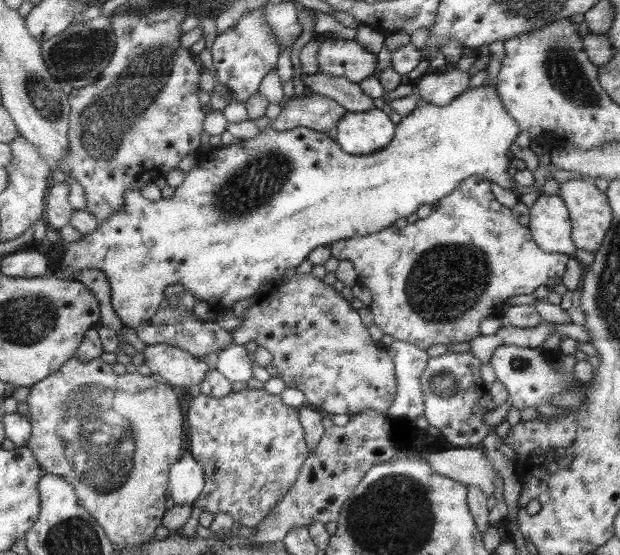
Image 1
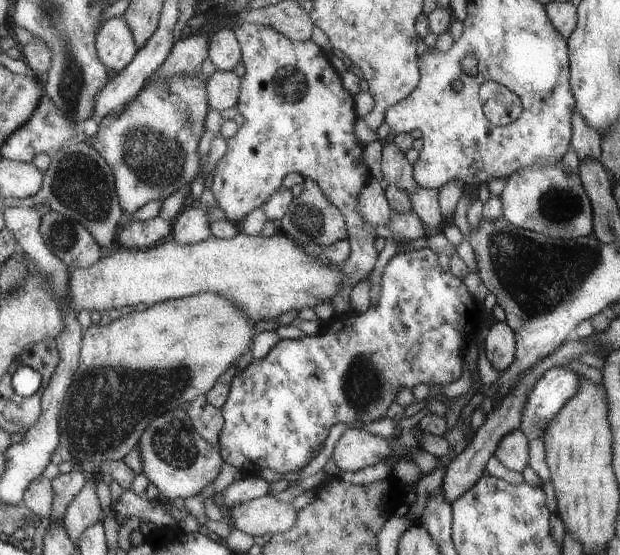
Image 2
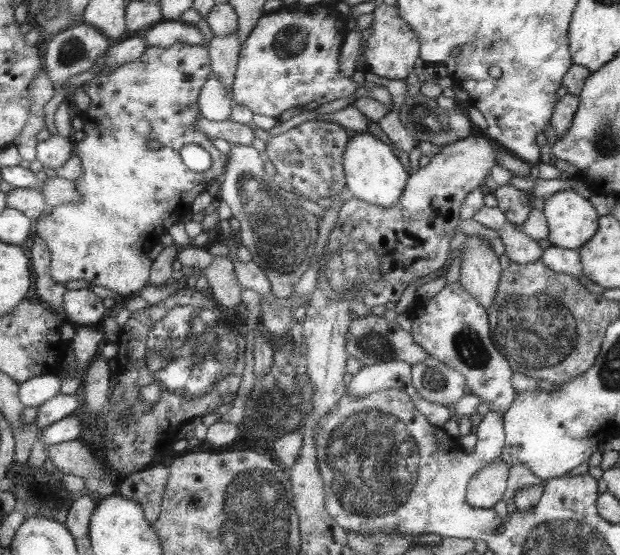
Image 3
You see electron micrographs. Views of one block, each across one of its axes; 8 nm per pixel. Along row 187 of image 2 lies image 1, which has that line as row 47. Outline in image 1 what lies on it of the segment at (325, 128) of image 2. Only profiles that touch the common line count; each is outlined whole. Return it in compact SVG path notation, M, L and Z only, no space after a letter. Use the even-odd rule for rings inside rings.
M260 9L248 11L246 15L242 15L242 19L238 19L238 23L234 23L229 30L218 35L209 50L212 53L215 80L232 91L236 102L245 104L257 94L262 78L268 72L276 70L280 53L278 44L278 39L262 11ZM325 39L321 43L319 62L322 74L332 74L354 83L370 78L378 69L377 55L356 39Z

